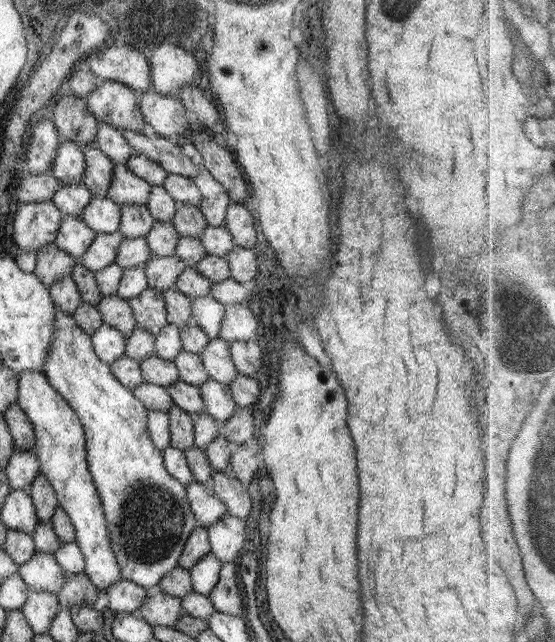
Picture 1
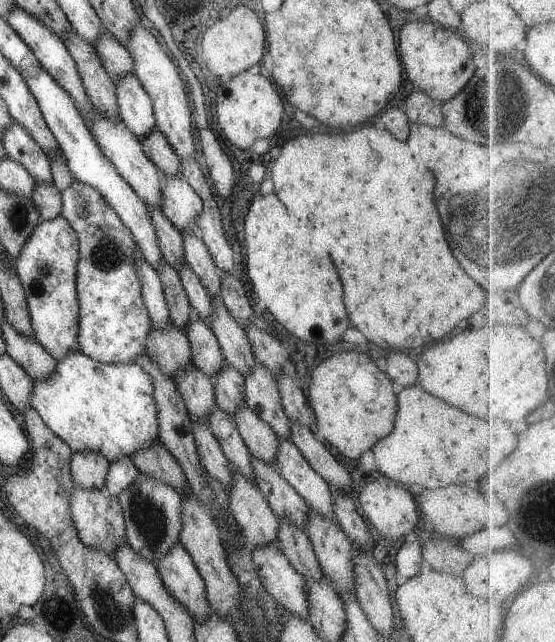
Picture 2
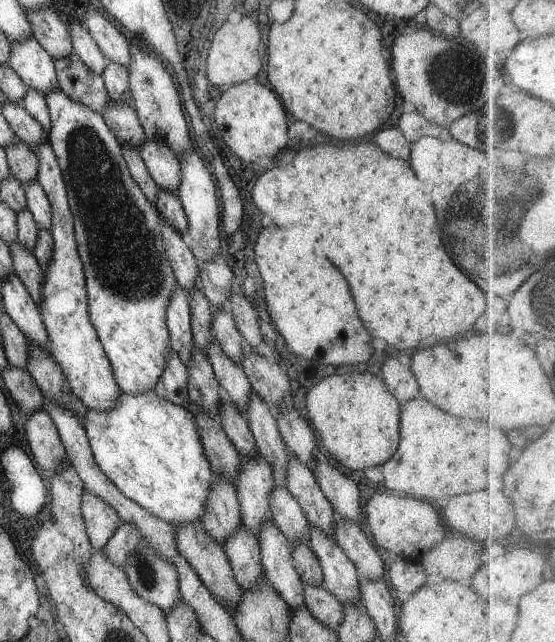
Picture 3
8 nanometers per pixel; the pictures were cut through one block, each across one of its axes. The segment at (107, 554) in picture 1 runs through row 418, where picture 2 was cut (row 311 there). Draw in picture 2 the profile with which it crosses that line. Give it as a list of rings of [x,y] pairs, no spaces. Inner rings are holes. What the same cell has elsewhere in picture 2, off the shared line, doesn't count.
[[[60,214],[50,221],[41,221],[15,259],[15,272],[25,290],[35,340],[57,361],[70,353],[81,352],[76,282],[79,257],[76,231]]]

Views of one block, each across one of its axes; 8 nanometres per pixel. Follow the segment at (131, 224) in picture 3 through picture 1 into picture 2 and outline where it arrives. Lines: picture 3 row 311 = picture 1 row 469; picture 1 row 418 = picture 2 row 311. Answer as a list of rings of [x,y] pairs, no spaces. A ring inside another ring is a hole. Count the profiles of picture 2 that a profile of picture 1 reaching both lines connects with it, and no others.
[[[74,181],[73,185],[60,191],[61,194],[61,215],[72,225],[72,228],[76,231],[79,240],[79,261],[77,262],[77,295],[79,300],[79,350],[86,356],[97,360],[99,363],[108,364],[123,364],[131,365],[136,363],[135,360],[142,356],[145,352],[146,339],[151,329],[151,322],[149,319],[146,305],[143,301],[143,294],[141,291],[141,280],[137,271],[137,253],[140,252],[139,246],[135,241],[132,231],[122,222],[122,219],[113,210],[110,203],[102,196],[102,193],[89,184]]]

